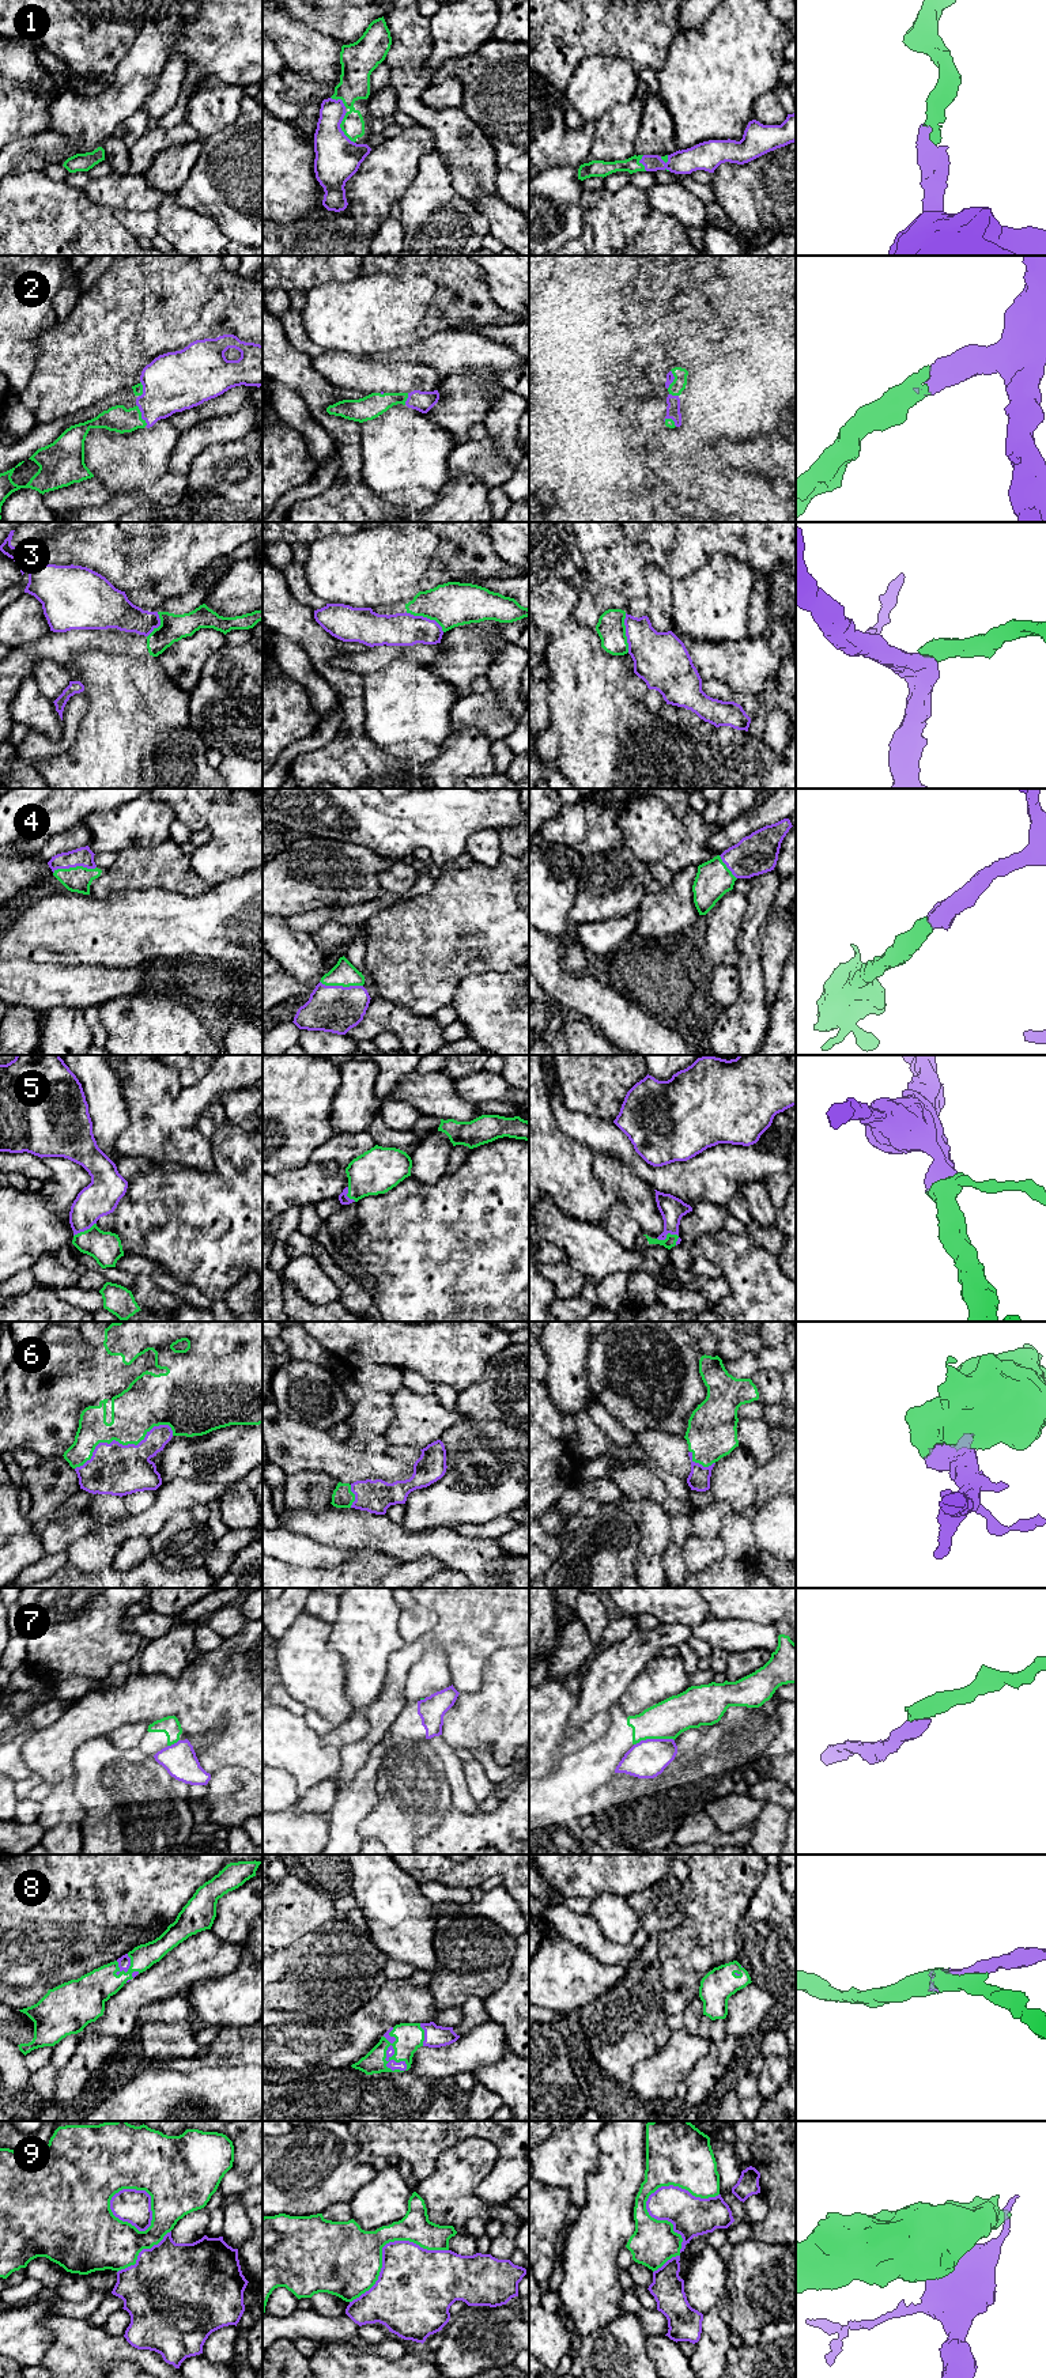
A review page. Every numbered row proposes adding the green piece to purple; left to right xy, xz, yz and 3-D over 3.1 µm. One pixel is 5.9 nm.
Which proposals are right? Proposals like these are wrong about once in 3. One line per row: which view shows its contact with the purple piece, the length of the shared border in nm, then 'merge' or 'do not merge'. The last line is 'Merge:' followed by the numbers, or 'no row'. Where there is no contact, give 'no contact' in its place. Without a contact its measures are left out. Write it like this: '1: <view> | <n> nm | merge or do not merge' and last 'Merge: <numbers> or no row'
1: xz | 200 nm | merge
2: xy | 150 nm | merge
3: xz | 260 nm | do not merge
4: xy | 260 nm | merge
5: yz | 140 nm | merge
6: xy | 650 nm | merge
7: yz | 240 nm | do not merge
8: xz | 280 nm | merge
9: yz | 440 nm | do not merge
Merge: 1, 2, 4, 5, 6, 8

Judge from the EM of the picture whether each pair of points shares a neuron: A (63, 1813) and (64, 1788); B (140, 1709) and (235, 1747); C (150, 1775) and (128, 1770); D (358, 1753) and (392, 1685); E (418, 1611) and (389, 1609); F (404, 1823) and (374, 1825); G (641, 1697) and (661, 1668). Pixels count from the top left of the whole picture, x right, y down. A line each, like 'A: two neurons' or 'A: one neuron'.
A: one neuron
B: one neuron
C: one neuron
D: one neuron
E: two neurons
F: one neuron
G: one neuron

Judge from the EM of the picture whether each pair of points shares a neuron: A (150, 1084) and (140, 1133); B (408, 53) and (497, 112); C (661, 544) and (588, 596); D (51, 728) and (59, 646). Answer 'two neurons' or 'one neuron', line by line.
A: one neuron
B: two neurons
C: two neurons
D: two neurons

